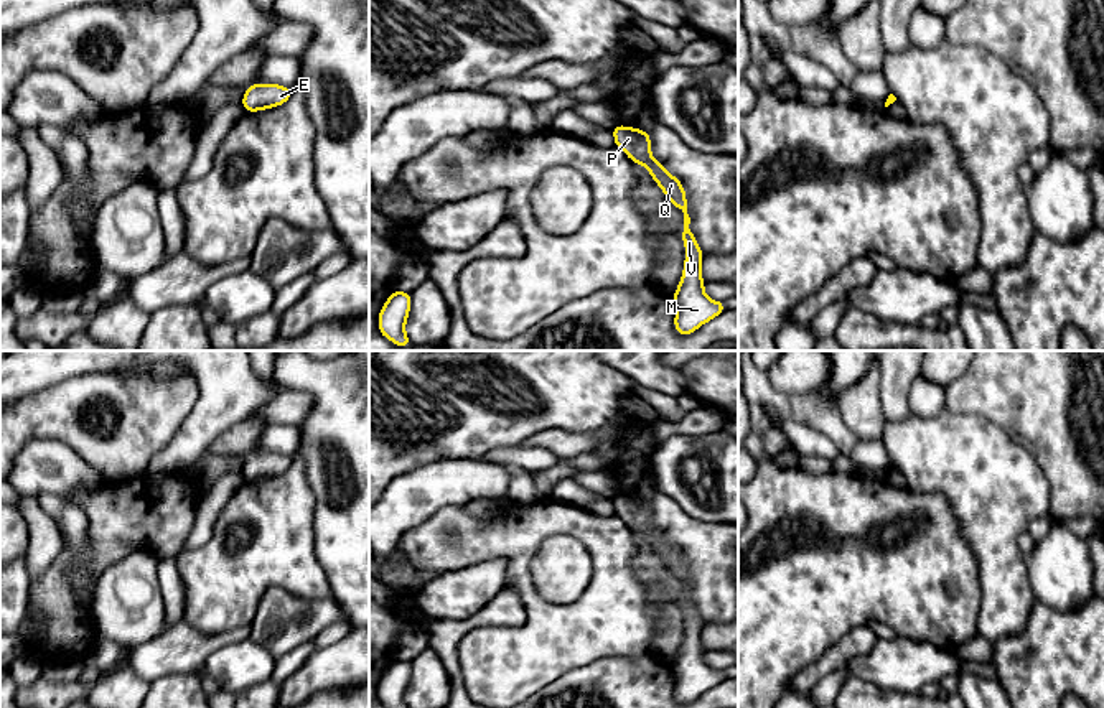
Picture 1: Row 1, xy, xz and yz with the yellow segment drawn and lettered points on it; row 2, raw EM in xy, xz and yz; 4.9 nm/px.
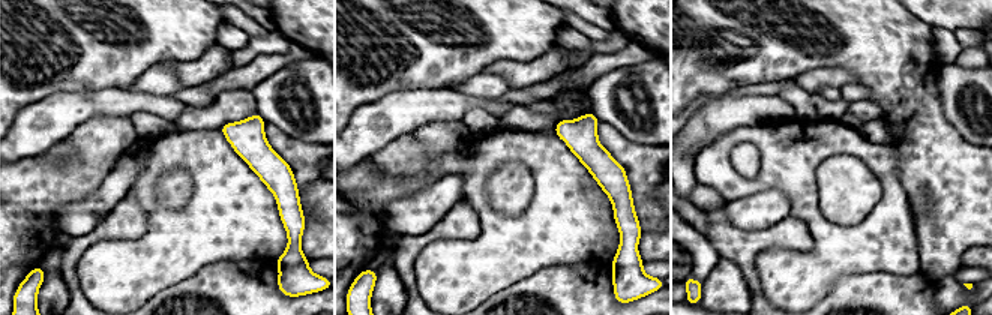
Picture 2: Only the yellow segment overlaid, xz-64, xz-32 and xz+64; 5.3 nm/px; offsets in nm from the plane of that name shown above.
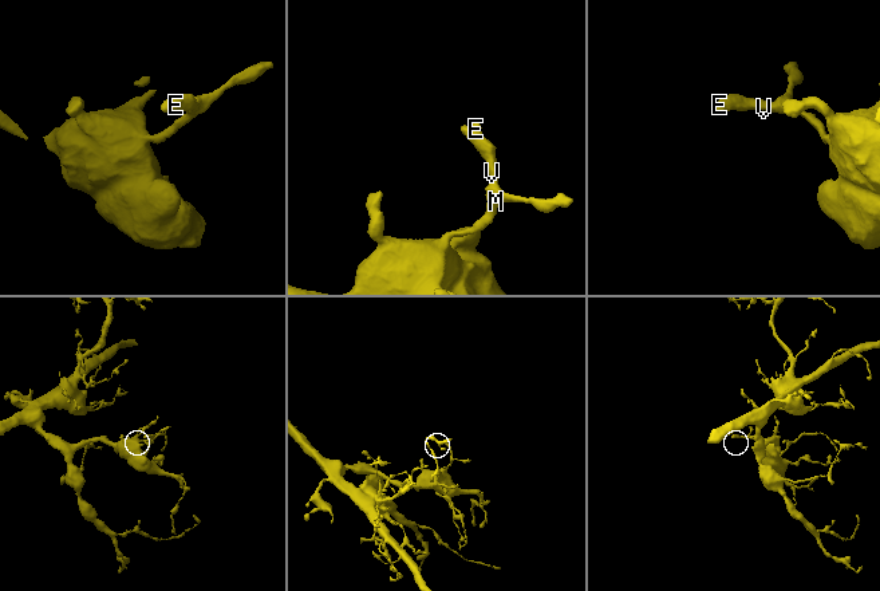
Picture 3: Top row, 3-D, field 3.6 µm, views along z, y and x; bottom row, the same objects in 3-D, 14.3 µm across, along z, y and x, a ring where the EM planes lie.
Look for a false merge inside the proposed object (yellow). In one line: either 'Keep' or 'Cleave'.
Keep

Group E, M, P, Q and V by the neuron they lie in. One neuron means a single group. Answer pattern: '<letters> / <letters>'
E M P Q V

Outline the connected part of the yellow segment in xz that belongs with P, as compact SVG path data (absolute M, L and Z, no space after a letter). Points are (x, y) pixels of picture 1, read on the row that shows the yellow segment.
M615 125L611 128L615 147L621 148L628 158L648 168L653 179L664 191L667 199L684 212L684 229L681 231L685 245L684 272L672 303L676 305L674 328L679 334L689 336L707 321L727 310L723 301L713 301L704 293L705 280L700 275L704 252L689 229L687 198L682 183L667 173L664 165L651 155L651 137L646 130Z

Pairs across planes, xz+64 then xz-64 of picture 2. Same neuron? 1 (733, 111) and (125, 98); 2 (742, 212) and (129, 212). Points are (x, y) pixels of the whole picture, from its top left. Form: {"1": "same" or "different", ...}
{"1": "same", "2": "different"}

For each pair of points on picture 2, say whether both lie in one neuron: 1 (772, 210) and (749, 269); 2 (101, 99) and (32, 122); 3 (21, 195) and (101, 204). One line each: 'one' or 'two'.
1: two
2: one
3: two

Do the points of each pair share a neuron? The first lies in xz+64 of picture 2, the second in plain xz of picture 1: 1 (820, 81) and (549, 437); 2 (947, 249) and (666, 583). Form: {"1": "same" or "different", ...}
{"1": "same", "2": "same"}

